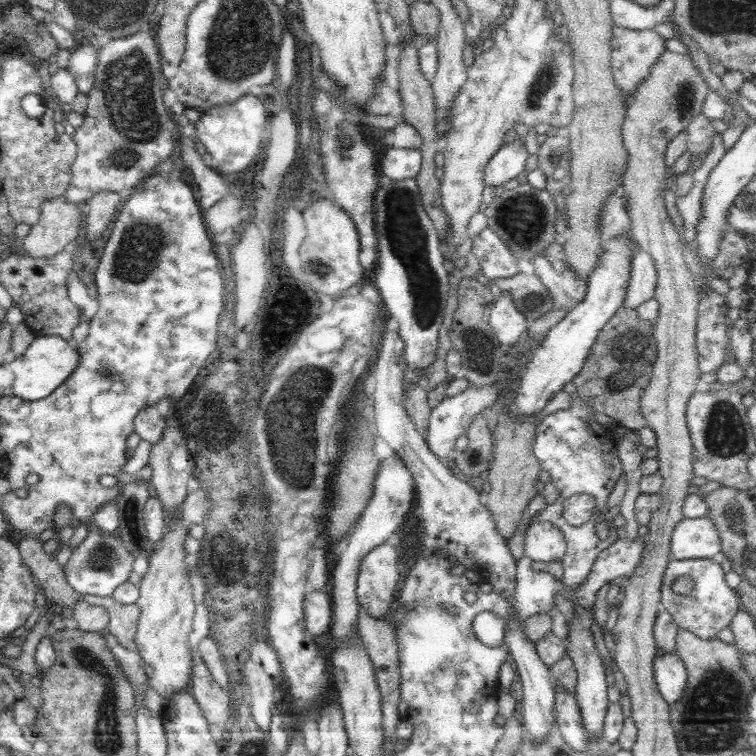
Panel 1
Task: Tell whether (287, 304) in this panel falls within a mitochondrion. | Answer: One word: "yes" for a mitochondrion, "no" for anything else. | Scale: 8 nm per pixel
no

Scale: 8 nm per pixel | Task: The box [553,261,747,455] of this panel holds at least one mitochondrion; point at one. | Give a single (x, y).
(628, 351)

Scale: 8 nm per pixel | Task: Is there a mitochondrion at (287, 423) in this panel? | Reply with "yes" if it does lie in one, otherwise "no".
yes

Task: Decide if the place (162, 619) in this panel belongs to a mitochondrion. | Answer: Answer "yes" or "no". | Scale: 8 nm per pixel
no

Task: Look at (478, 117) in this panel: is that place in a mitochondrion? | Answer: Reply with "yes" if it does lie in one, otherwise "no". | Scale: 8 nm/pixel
no

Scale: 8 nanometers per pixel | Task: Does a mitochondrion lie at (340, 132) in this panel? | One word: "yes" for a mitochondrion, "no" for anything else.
yes

